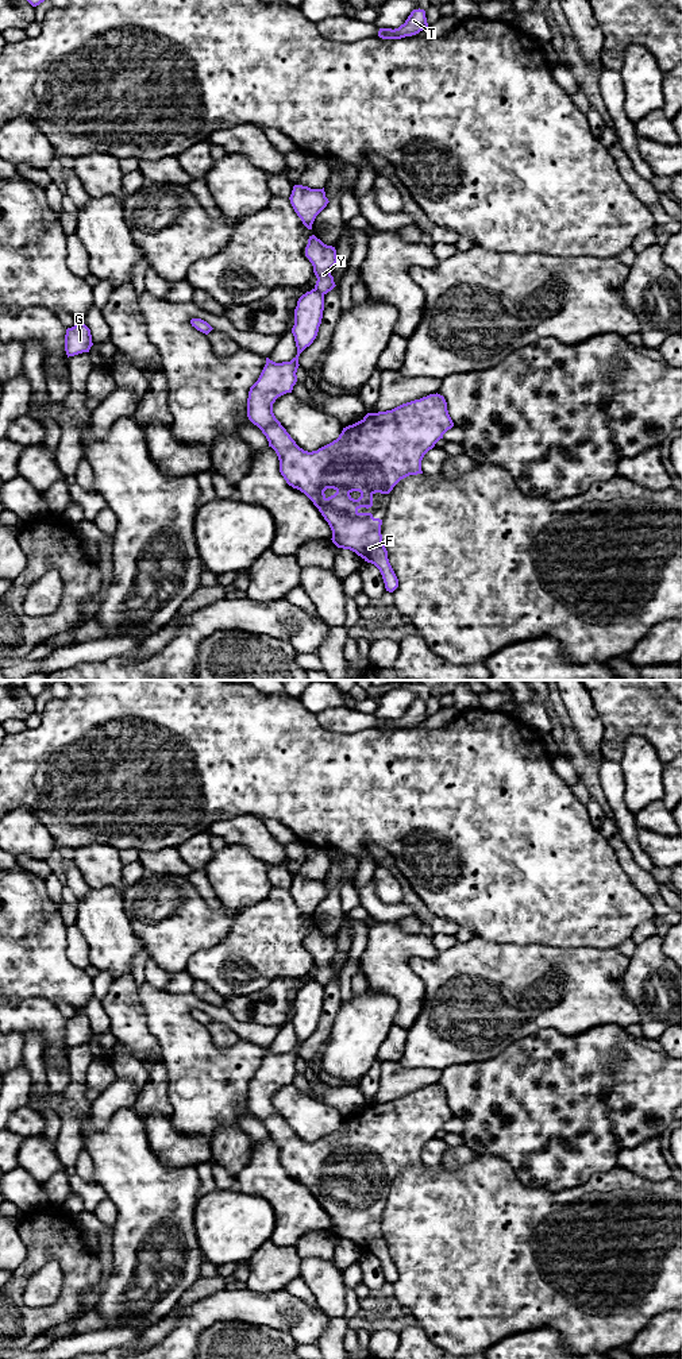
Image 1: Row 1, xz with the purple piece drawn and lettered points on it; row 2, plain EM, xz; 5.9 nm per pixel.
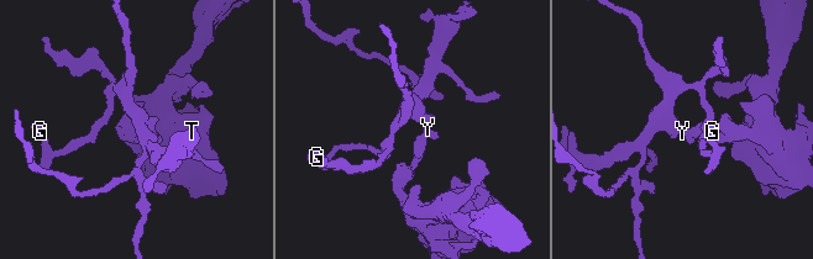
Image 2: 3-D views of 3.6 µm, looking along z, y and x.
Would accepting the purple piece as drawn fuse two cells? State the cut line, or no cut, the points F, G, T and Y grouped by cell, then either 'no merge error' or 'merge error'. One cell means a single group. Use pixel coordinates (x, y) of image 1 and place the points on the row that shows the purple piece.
xz (315, 288), (323, 296) | F / G T Y | merge error

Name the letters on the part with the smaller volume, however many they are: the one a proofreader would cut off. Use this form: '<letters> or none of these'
G, T, Y

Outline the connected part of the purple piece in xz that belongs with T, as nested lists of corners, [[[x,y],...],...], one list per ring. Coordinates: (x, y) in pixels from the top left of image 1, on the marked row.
[[[413,9],[404,24],[398,28],[379,28],[378,36],[382,39],[401,39],[405,36],[412,36],[428,27],[425,11]]]

